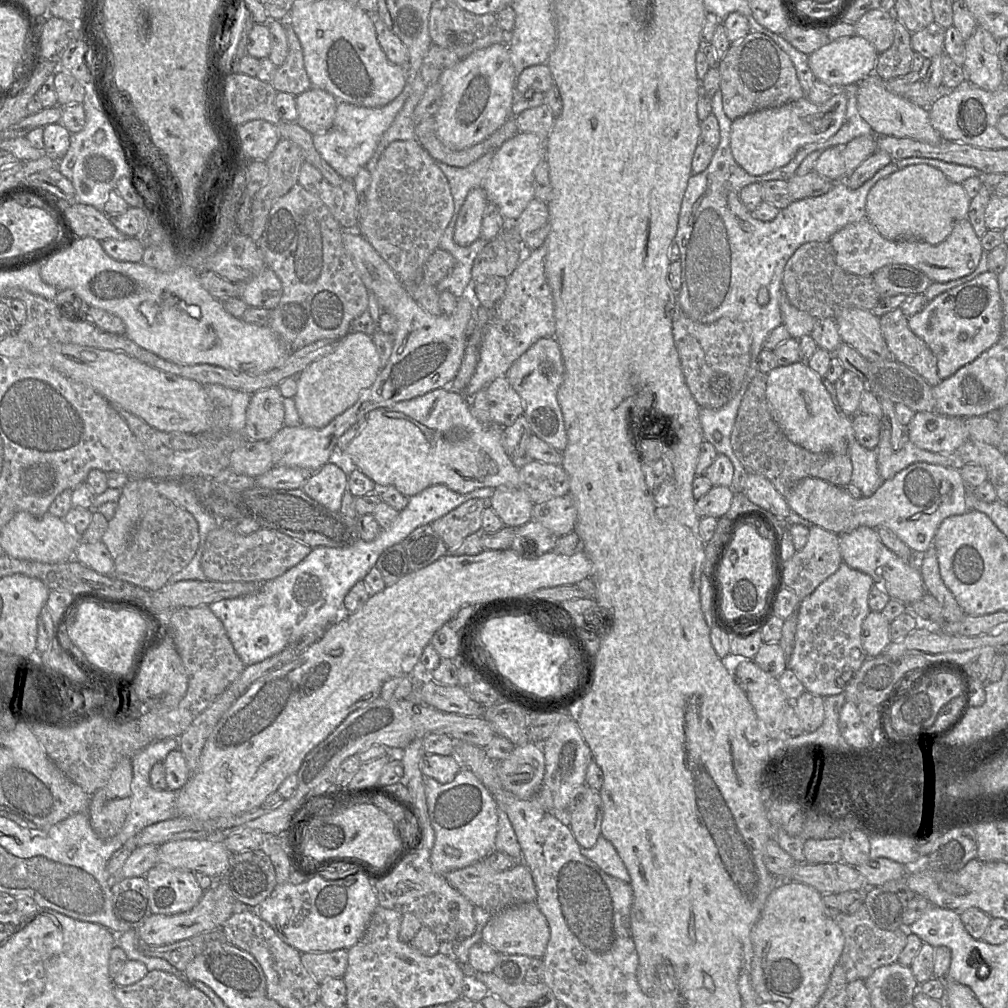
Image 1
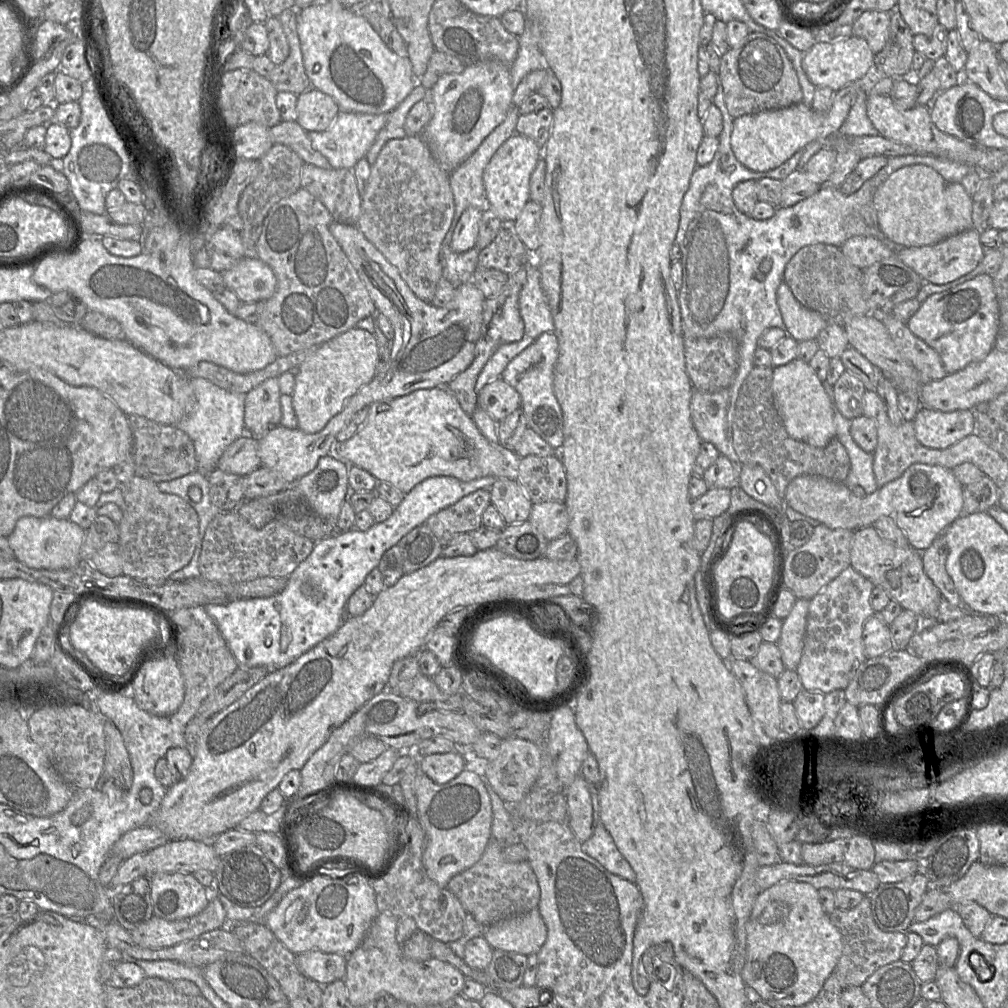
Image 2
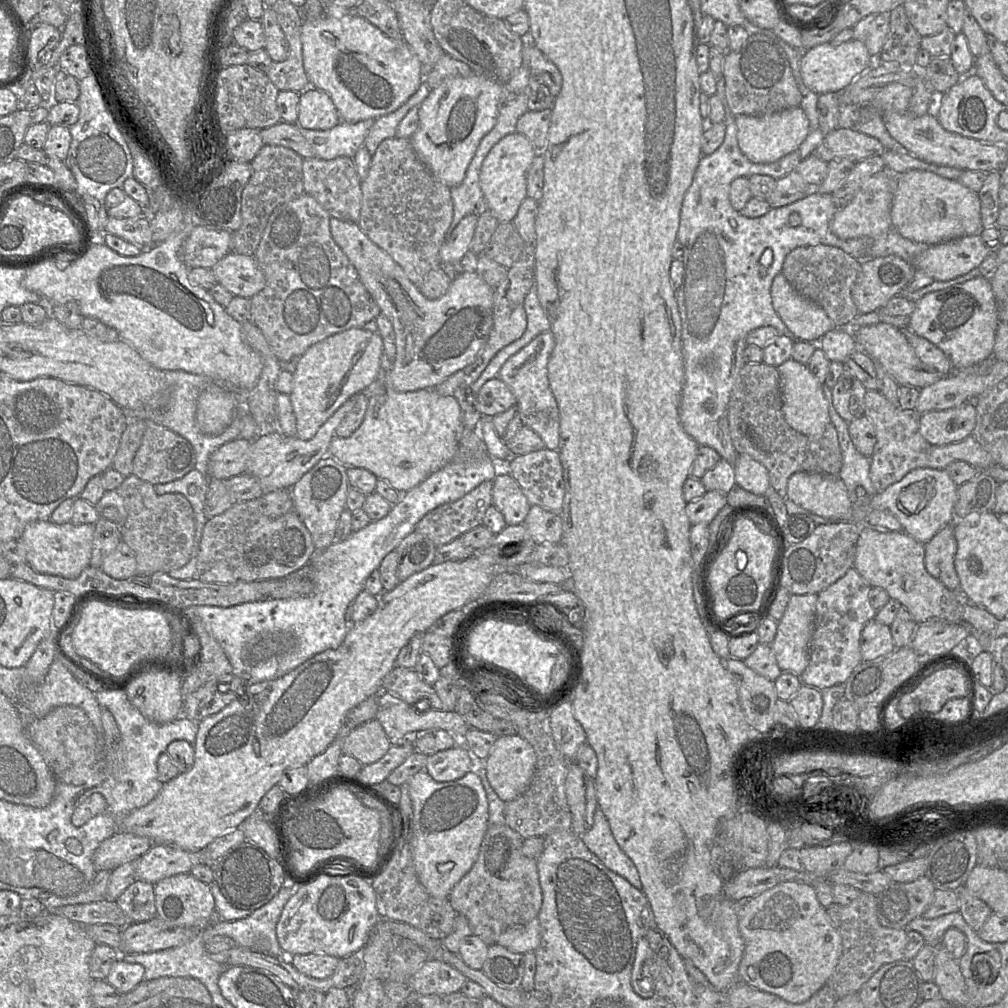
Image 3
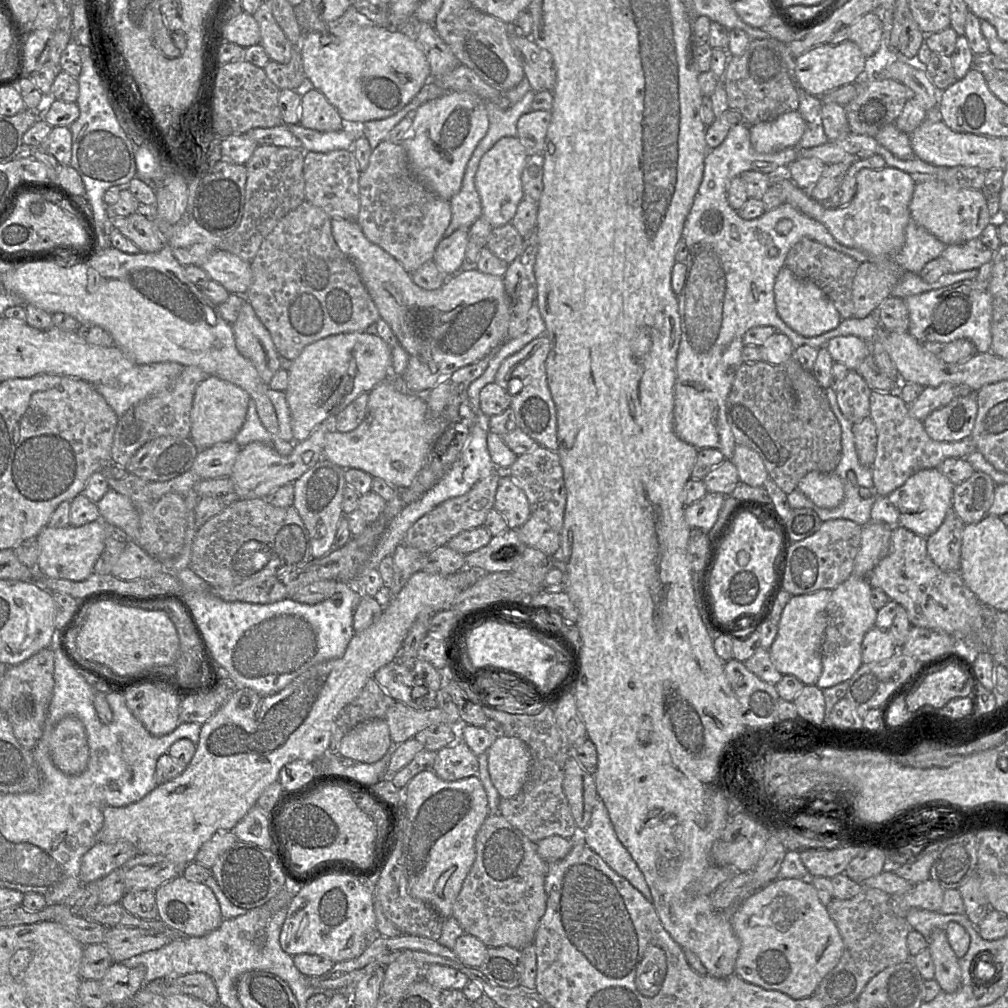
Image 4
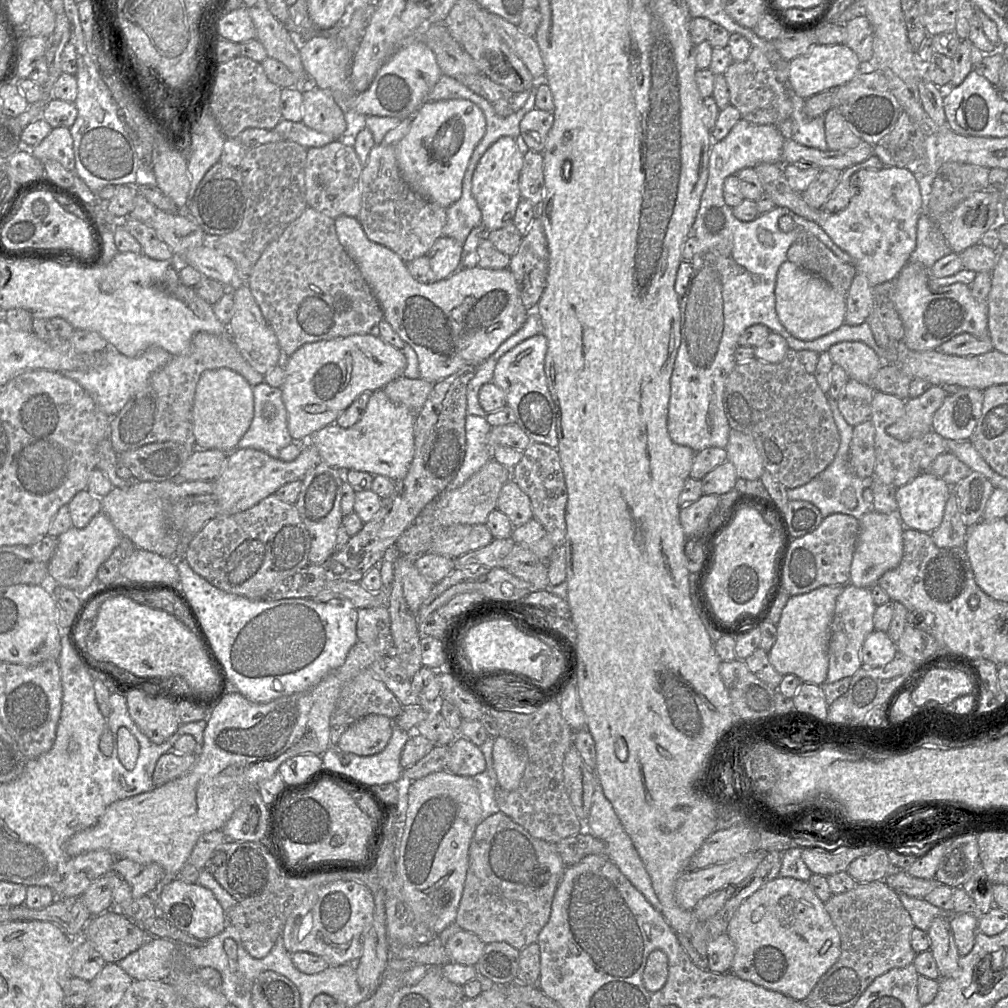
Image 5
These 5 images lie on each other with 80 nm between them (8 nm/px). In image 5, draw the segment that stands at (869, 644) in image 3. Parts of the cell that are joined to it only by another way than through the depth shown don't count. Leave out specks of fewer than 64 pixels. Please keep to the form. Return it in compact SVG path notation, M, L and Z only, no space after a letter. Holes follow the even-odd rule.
M873 630L861 647L862 665L882 667L891 662L897 654L896 643L891 640L887 632Z

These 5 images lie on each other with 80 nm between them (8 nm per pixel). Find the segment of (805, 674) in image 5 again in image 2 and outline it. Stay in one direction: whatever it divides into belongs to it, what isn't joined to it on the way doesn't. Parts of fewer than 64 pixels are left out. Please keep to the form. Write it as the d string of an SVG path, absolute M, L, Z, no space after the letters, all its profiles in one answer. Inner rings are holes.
M798 598L790 614L782 621L777 645L785 669L796 670L803 651L810 600Z

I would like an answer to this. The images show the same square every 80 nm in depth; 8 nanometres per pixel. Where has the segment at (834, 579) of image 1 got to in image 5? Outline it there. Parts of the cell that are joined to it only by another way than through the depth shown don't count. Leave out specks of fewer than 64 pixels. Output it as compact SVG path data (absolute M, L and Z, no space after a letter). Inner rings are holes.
M851 583L843 587L836 599L828 643L828 672L825 683L834 683L845 677L852 677L862 666L861 647L874 629L876 605L870 588L856 587Z

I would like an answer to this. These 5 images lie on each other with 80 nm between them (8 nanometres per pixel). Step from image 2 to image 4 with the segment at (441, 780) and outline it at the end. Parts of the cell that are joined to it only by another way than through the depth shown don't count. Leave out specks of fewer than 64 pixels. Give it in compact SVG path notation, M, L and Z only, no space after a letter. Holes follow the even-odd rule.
M463 741L456 745L452 742L437 752L432 771L444 781L458 781L471 776L479 778L478 757Z

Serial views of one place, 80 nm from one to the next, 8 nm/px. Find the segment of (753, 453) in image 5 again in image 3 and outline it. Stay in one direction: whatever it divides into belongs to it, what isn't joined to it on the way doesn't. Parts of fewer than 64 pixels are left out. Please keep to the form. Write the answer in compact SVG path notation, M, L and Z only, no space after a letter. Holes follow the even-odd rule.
M738 454L734 472L736 484L753 494L766 496L771 488L766 467L748 454Z

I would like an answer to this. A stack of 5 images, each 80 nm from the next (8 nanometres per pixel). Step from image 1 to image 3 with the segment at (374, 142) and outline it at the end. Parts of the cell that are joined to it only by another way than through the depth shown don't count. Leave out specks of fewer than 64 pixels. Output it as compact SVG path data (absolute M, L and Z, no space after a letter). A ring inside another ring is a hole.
M365 119L355 123L341 120L328 130L310 130L300 127L301 134L315 151L315 157L332 160L336 157L353 157L364 145L366 135L375 119Z

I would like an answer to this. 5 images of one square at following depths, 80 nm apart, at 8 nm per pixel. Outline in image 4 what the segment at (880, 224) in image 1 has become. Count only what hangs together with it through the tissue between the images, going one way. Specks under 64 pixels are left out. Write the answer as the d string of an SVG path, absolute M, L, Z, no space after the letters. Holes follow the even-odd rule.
M936 178L915 184L909 210L911 220L926 228L945 245L961 244L979 238L991 218L981 190L955 188Z

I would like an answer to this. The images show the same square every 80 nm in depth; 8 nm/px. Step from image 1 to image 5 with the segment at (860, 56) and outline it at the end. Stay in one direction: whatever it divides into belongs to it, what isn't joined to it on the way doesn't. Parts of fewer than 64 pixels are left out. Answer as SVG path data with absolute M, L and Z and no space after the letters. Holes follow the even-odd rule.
M816 43L808 51L789 63L789 86L803 99L835 89L849 82L858 72L860 61L846 44L823 45Z

